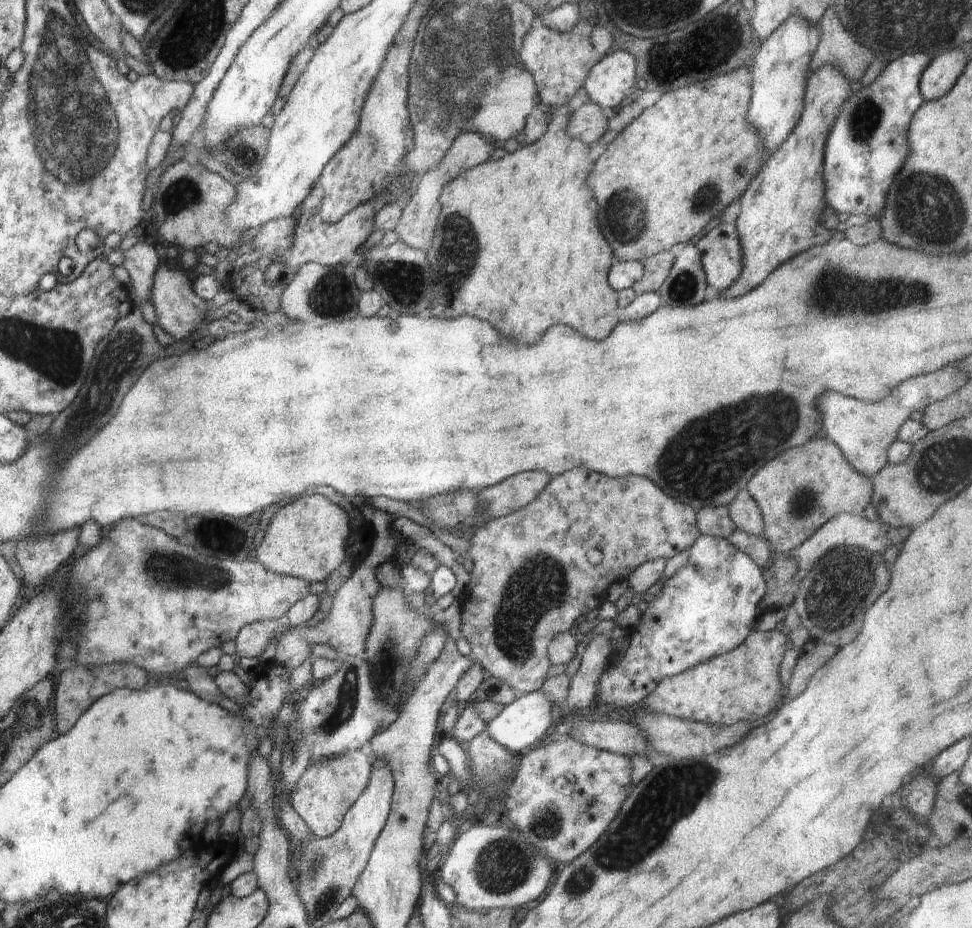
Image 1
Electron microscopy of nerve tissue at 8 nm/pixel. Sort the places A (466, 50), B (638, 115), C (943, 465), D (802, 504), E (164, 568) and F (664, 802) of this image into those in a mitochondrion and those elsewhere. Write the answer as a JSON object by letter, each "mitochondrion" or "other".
{"A":"mitochondrion","B":"other","C":"mitochondrion","D":"mitochondrion","E":"mitochondrion","F":"mitochondrion"}

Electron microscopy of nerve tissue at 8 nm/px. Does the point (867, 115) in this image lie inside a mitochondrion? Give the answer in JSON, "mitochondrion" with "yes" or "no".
{"mitochondrion":"yes"}

